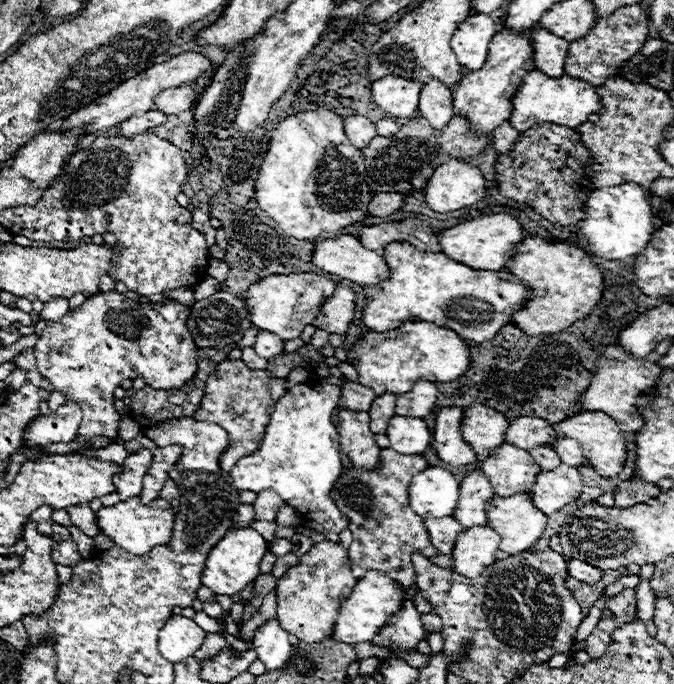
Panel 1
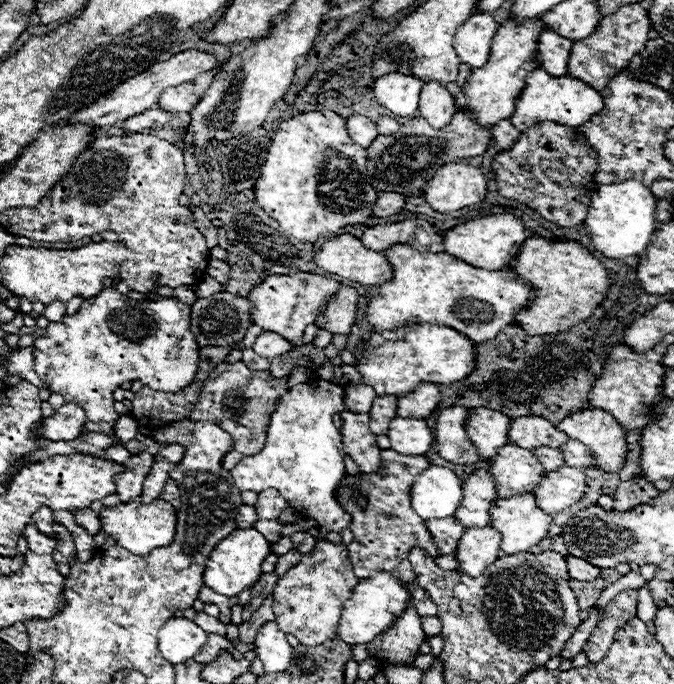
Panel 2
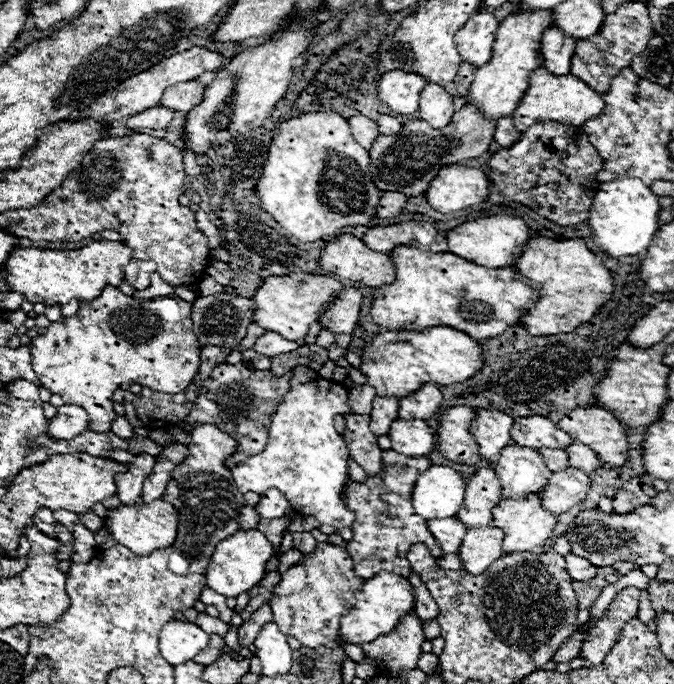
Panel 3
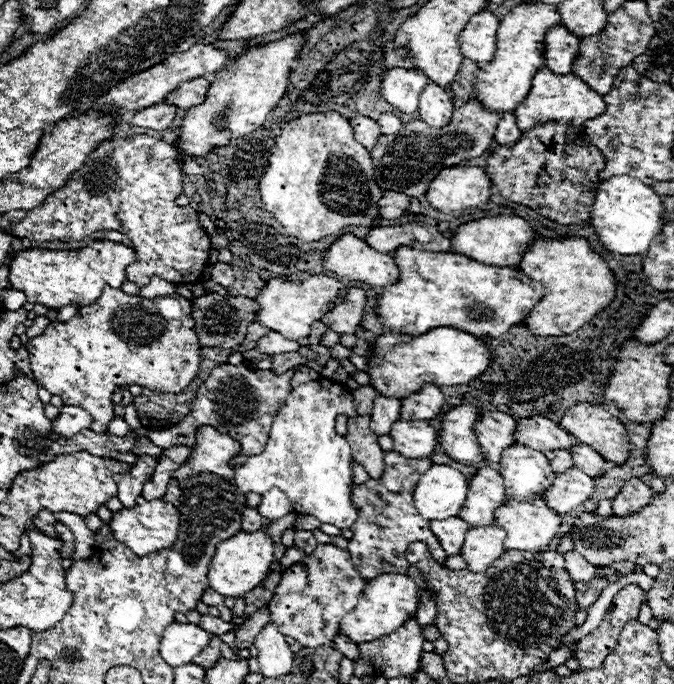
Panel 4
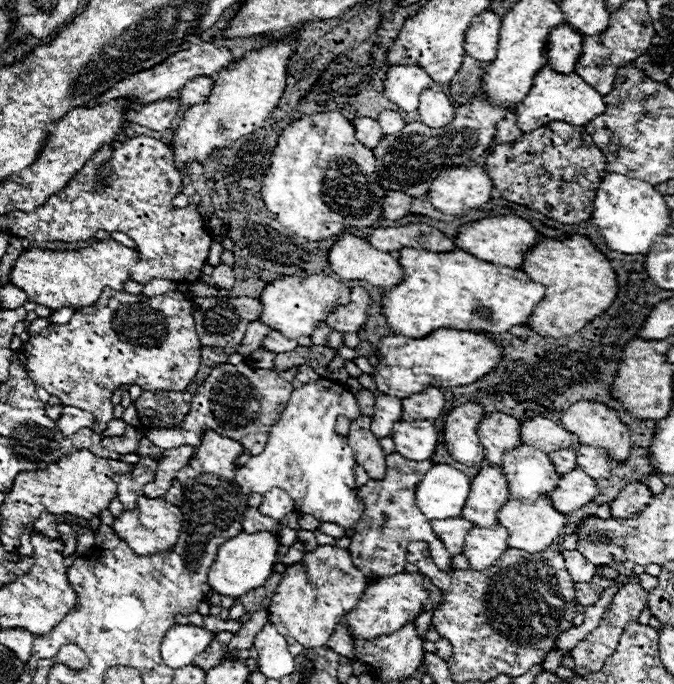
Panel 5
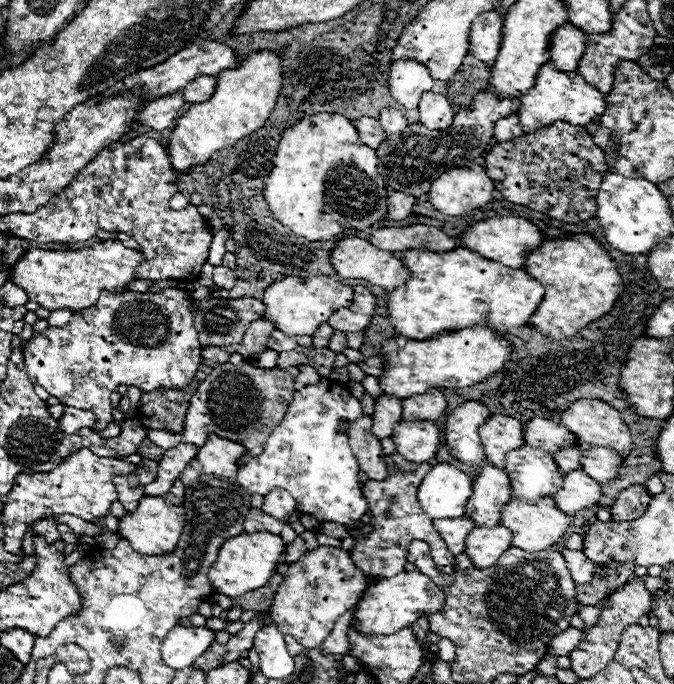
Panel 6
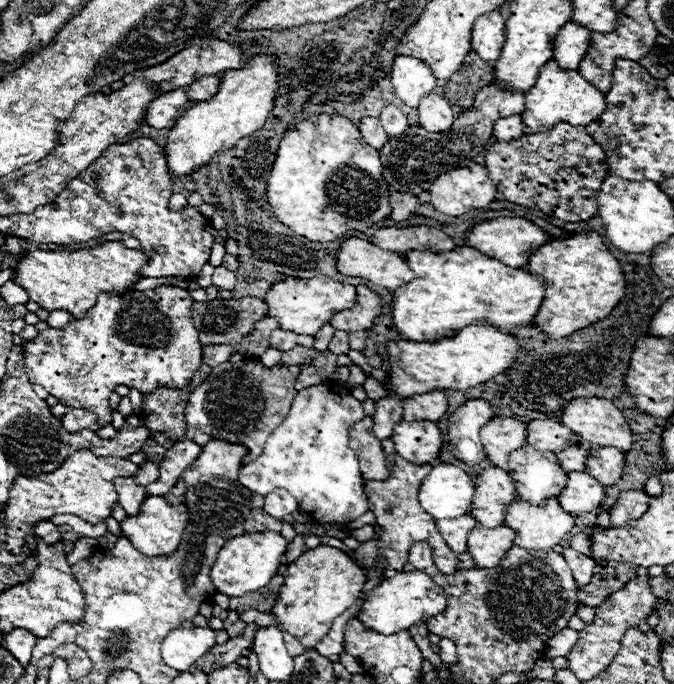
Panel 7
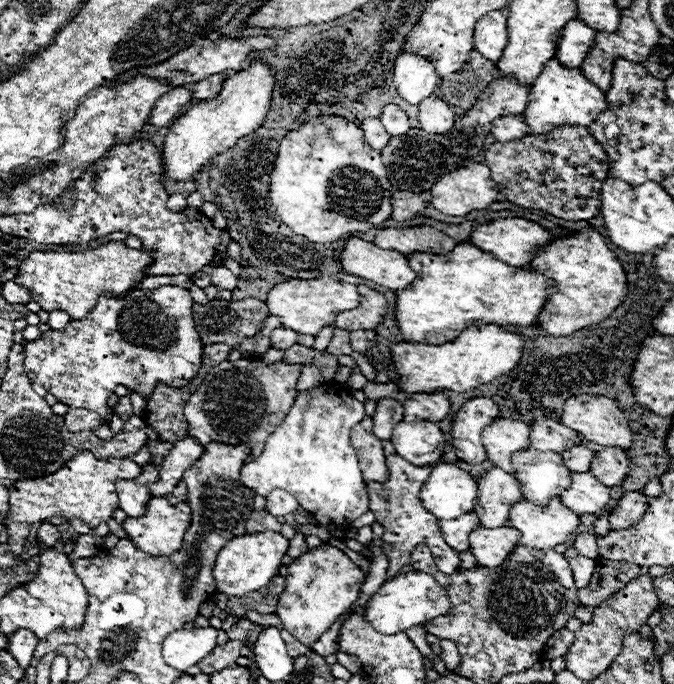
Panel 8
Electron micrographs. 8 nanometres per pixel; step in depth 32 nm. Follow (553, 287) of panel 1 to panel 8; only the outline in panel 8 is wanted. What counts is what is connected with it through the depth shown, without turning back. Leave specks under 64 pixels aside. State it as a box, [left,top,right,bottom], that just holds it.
[530,228,628,336]

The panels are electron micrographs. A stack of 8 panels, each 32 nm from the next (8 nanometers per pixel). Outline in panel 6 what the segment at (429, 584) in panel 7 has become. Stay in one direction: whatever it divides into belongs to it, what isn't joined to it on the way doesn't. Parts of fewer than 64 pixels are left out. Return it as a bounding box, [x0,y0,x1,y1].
[354,572,444,634]

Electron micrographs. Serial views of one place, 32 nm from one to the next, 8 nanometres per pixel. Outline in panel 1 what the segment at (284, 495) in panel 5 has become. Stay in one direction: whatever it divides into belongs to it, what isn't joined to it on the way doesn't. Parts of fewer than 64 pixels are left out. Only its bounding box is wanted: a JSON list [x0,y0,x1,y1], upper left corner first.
[254,490,286,520]

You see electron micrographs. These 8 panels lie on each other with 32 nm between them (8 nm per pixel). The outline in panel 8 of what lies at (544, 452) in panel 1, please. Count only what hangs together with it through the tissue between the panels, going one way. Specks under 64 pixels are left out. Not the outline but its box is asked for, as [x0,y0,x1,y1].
[562,444,596,472]

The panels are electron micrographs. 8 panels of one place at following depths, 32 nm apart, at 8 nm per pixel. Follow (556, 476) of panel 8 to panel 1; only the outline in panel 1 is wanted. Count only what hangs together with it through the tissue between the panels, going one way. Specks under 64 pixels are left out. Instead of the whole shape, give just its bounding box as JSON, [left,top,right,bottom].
[480,444,542,498]

